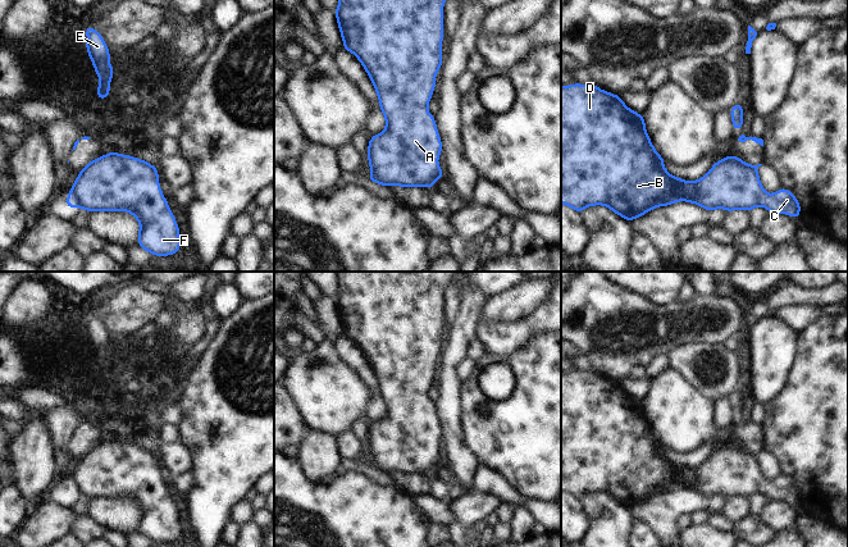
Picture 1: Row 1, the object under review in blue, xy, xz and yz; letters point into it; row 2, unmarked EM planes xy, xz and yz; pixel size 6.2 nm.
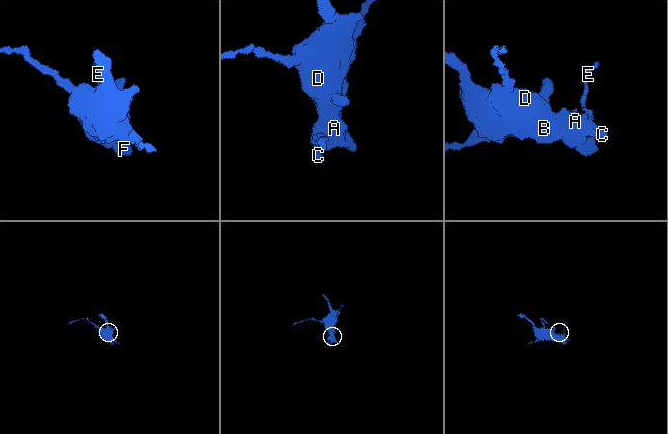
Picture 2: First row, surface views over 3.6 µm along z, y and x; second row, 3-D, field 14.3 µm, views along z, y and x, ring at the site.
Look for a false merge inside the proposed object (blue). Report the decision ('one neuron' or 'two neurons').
two neurons

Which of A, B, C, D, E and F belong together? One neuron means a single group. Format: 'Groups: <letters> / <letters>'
Groups: A B C D F / E.

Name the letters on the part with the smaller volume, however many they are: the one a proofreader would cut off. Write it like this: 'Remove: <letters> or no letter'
Remove: E.

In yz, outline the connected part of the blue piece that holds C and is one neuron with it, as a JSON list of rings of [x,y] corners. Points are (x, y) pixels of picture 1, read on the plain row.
[[[594,370],[561,373],[561,491],[580,501],[588,493],[603,492],[628,509],[679,488],[697,491],[708,498],[725,496],[728,500],[763,493],[770,501],[799,505],[801,491],[795,483],[788,475],[769,482],[757,455],[738,443],[728,442],[716,448],[694,469],[671,462],[664,450],[648,424],[643,402],[629,396],[619,382]]]

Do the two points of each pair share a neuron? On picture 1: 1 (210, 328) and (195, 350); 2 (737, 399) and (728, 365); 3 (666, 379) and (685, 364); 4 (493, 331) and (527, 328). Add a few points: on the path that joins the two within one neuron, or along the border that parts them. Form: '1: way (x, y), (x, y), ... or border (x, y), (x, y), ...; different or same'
1: way (209, 333), (200, 345); same
2: border (737, 388), (729, 397); different
3: border (669, 365), (675, 368), (700, 391); different
4: way (501, 331), (519, 331); same

